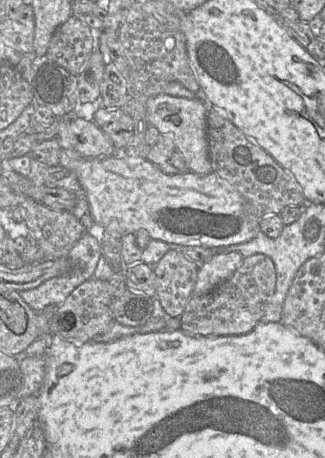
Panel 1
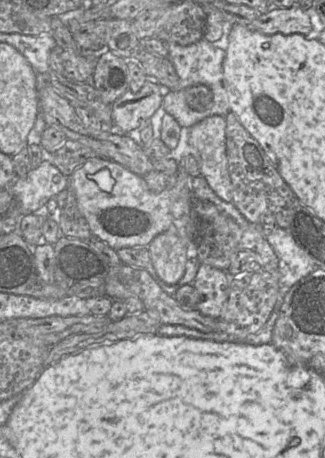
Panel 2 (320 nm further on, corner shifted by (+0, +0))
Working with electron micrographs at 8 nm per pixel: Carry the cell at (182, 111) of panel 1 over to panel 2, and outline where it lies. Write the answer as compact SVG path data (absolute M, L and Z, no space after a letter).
M213 115L189 128L189 145L198 152L201 176L215 194L232 201L232 185L226 155L225 117Z

